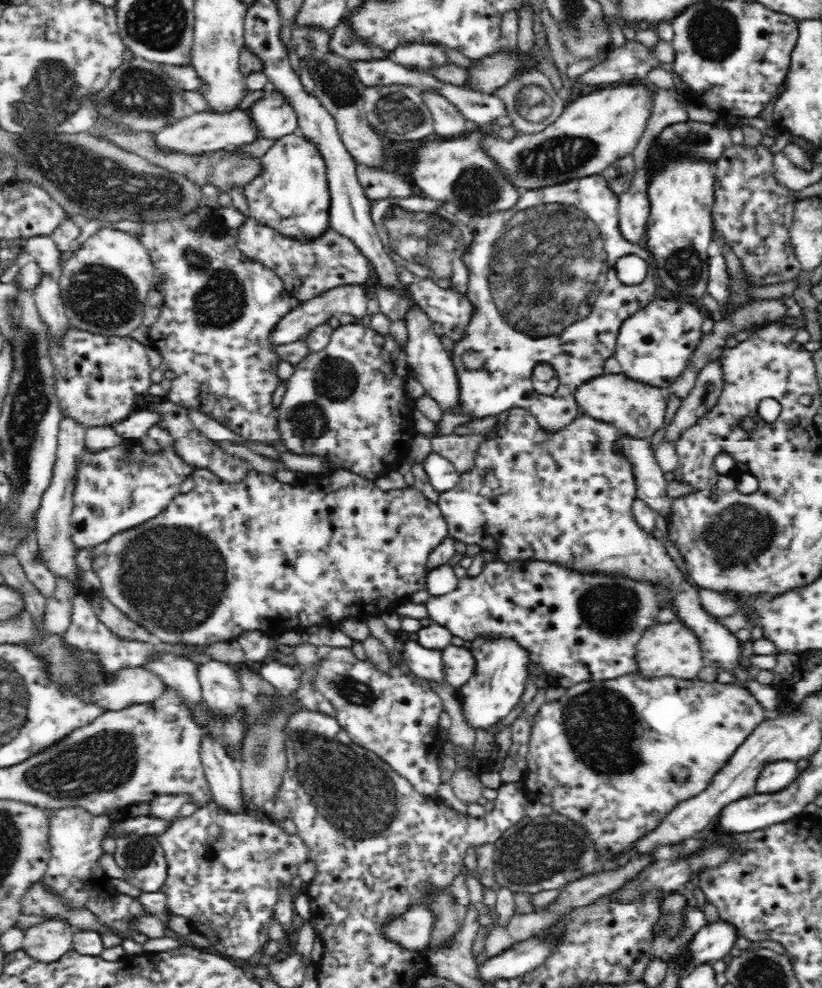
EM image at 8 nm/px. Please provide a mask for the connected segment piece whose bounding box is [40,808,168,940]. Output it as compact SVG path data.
M64 808L48 809L46 811L46 819L48 819L50 856L46 873L40 883L43 884L43 887L50 894L59 900L60 904L63 904L72 911L89 912L97 924L101 924L103 928L106 928L110 933L113 933L122 940L134 940L139 934L138 929L136 929L136 923L140 920L140 916L158 916L159 918L166 919L168 910L164 910L162 914L154 914L152 909L148 909L146 904L142 903L139 896L120 892L112 884L112 878L102 868L102 858L110 856L110 852L104 848L104 842L102 842L112 830L112 820L110 820L109 816L94 817L78 808Z

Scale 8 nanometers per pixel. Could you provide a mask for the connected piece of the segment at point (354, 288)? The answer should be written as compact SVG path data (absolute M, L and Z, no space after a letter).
M344 283L329 288L308 300L301 300L299 305L291 308L290 312L287 312L282 321L276 325L273 340L279 345L297 342L312 334L318 326L329 323L332 318L336 319L336 316L352 316L355 320L362 319L367 314L367 302L368 290L365 284Z

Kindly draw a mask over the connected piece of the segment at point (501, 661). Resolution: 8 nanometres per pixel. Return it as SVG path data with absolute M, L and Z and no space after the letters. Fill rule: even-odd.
M476 639L471 649L476 657L476 674L458 687L461 719L473 731L490 730L518 704L528 676L527 656L516 643L504 639Z

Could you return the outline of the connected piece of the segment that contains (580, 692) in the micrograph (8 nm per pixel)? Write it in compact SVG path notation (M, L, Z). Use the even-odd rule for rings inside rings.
M640 669L634 672L615 676L606 680L582 681L569 687L564 687L564 692L556 700L544 701L540 708L534 713L532 728L527 738L527 749L524 755L525 769L523 770L520 783L523 785L530 802L539 802L542 805L550 805L552 809L561 814L566 814L571 820L584 823L593 838L597 840L597 847L600 852L606 849L620 849L629 847L633 841L644 836L656 828L657 824L664 819L664 816L671 812L675 806L684 800L698 796L716 772L726 764L728 757L735 751L735 748L750 734L750 731L762 720L767 713L760 706L760 703L751 695L750 691L742 690L732 683L720 683L718 681L706 682L698 677L686 679L676 675L648 675ZM675 764L684 764L690 768L690 780L686 784L676 784L669 777L670 769Z

